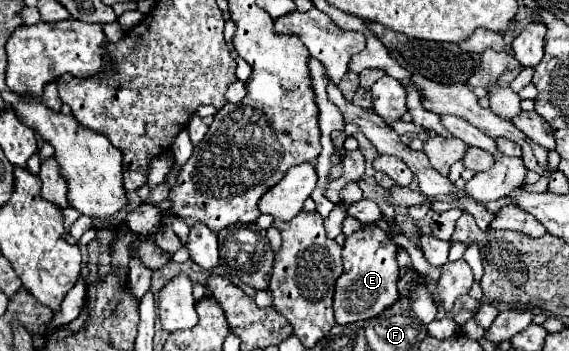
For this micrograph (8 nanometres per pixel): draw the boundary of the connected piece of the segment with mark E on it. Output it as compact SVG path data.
M364 225L360 231L354 231L352 235L346 237L342 249L342 275L336 281L336 293L334 293L334 319L338 325L372 319L384 309L388 309L394 303L394 299L398 299L400 293L396 283L400 279L400 267L396 263L396 253L398 253L398 243L394 241L394 237L376 225Z

